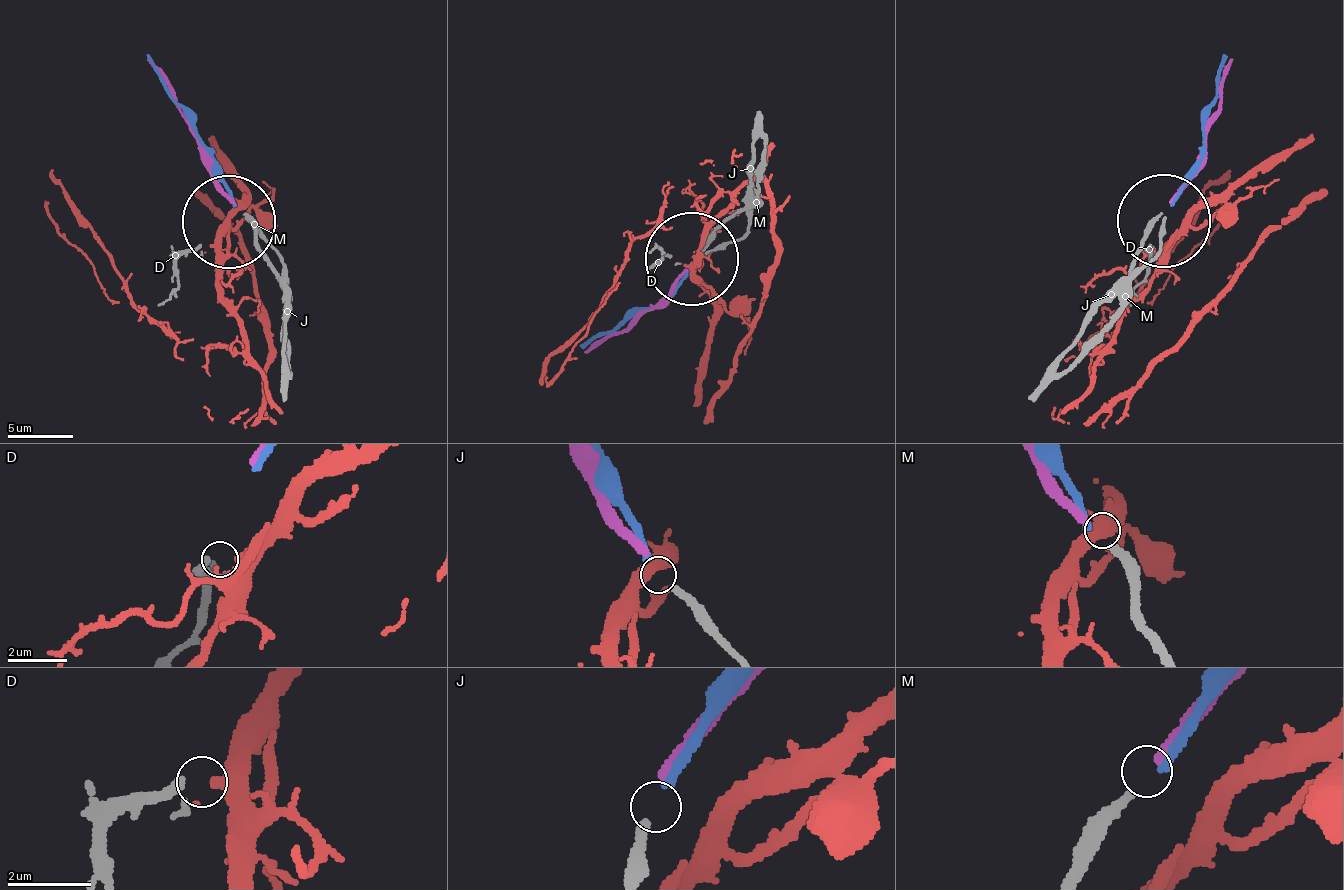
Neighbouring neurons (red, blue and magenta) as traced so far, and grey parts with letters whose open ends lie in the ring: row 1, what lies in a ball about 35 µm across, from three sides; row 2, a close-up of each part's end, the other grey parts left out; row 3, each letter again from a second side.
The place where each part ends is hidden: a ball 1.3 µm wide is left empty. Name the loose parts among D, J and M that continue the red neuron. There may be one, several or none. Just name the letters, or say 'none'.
D

